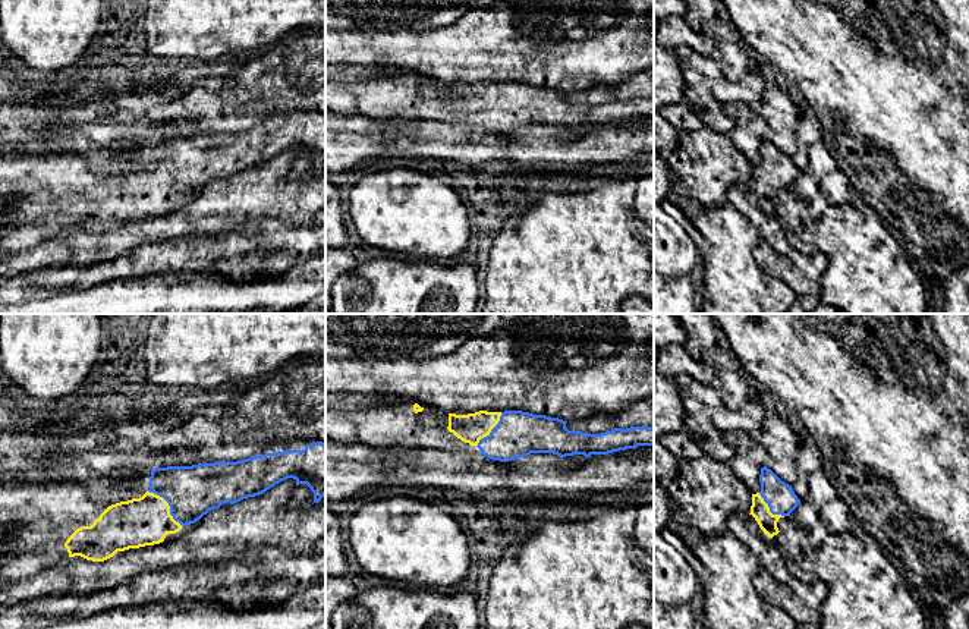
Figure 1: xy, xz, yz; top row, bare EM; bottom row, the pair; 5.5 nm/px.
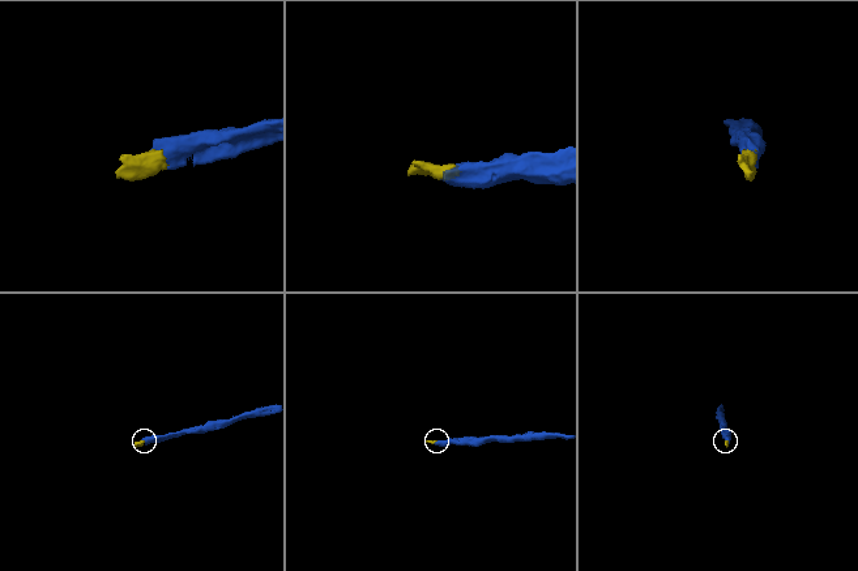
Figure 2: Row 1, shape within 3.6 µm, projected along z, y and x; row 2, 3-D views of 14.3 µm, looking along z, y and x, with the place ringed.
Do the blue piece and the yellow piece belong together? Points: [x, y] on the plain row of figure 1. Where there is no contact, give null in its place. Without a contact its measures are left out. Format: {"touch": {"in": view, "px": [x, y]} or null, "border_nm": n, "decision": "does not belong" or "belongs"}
{"touch": {"in": "xy", "px": [169, 176]}, "border_nm": 280, "decision": "belongs"}

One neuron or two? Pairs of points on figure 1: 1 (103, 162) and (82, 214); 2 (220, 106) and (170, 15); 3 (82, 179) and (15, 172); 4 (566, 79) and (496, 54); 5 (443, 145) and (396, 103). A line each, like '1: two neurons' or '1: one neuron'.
1: two neurons
2: two neurons
3: one neuron
4: one neuron
5: two neurons

